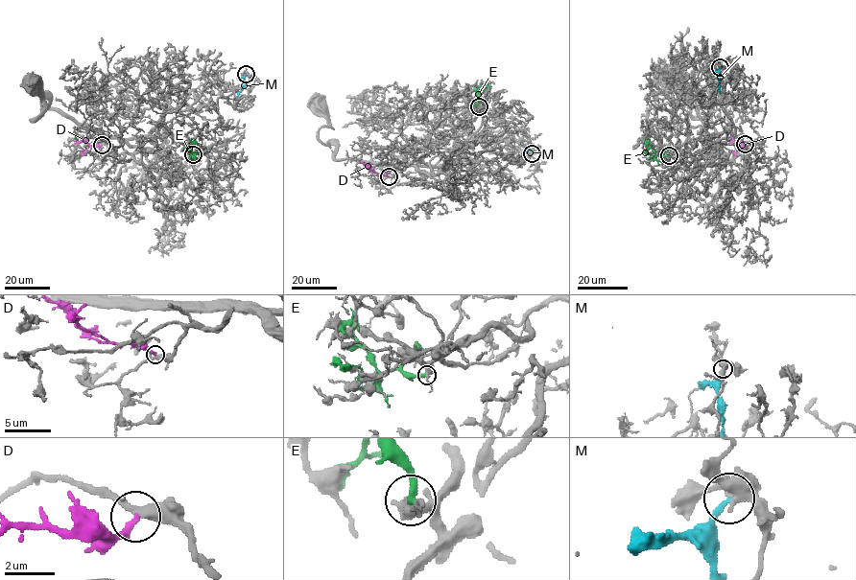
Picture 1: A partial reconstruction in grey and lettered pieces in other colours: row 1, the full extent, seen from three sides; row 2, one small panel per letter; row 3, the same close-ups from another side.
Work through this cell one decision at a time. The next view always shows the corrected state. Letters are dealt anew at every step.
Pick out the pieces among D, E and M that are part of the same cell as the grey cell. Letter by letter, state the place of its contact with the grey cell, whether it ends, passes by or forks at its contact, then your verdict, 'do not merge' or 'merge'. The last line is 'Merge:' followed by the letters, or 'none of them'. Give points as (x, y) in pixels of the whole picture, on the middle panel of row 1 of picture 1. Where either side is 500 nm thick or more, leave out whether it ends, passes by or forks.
D: meets grey at (389, 176); it ends there; merge
E: meets grey at (479, 106); it ends there; do not merge
M: meets grey at (532, 153); it ends there; do not merge
Merge: D

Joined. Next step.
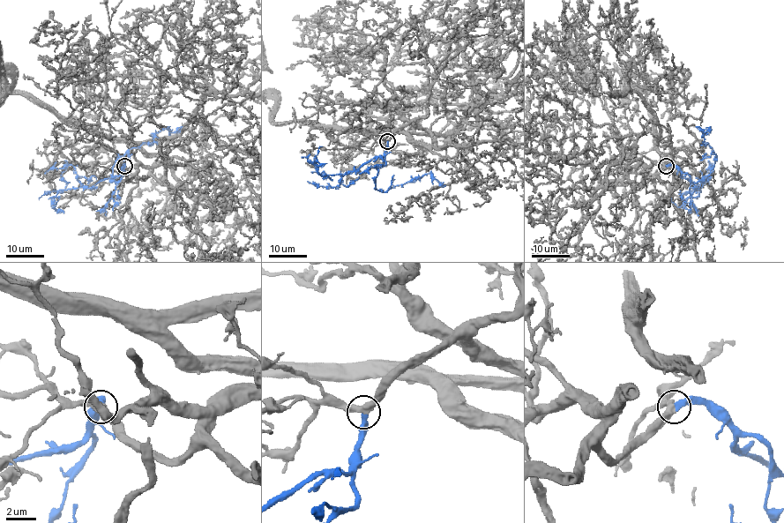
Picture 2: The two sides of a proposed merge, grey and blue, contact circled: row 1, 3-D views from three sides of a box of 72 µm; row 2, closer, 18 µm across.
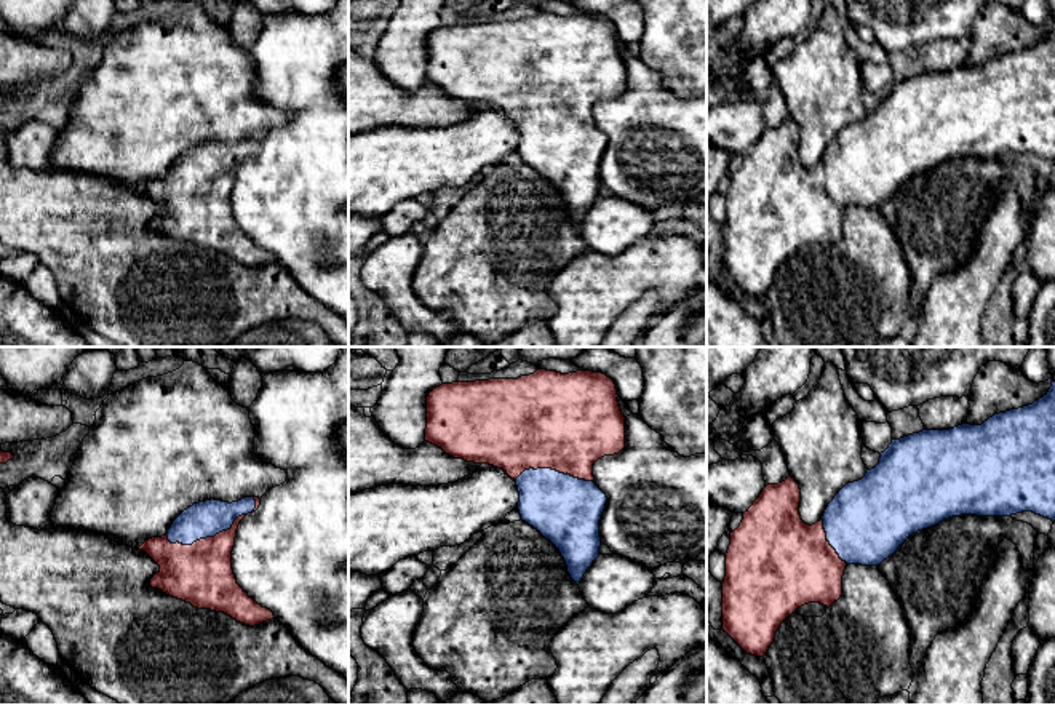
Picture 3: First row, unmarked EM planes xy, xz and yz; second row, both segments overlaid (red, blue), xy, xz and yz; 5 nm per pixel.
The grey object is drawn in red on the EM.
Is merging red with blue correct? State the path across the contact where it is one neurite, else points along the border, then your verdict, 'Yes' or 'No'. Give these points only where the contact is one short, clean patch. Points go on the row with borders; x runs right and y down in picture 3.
Yes

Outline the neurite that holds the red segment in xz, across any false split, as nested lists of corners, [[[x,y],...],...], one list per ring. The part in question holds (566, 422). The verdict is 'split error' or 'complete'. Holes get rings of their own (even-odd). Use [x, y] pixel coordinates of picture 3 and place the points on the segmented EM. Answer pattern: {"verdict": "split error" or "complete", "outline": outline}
{"verdict": "split error", "outline": [[[537,369],[518,379],[441,384],[427,396],[425,441],[454,459],[489,464],[516,481],[521,520],[548,539],[579,585],[599,556],[599,520],[607,497],[595,484],[593,464],[625,448],[617,388],[603,372]]]}

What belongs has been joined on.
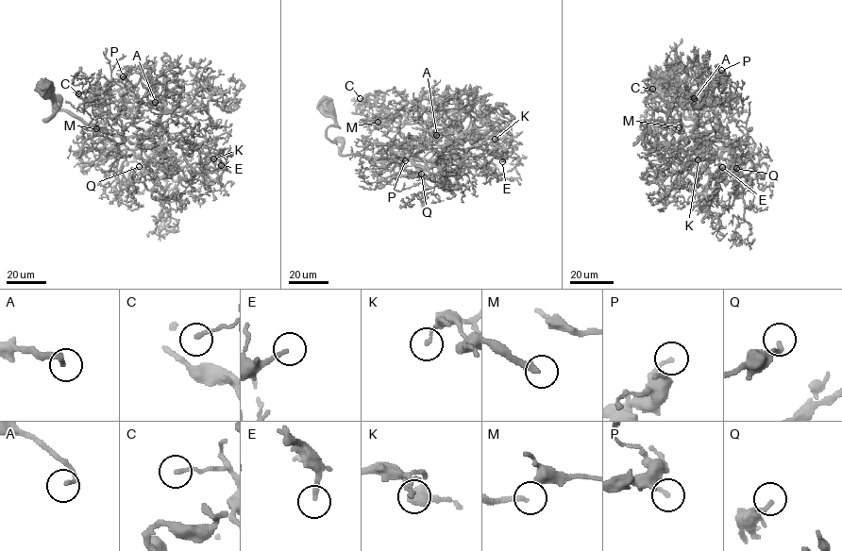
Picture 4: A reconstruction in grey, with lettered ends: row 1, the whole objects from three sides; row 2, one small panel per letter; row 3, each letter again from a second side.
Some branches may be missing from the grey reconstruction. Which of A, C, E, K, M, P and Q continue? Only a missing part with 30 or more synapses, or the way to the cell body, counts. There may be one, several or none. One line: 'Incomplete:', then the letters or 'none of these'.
Incomplete: A, E

